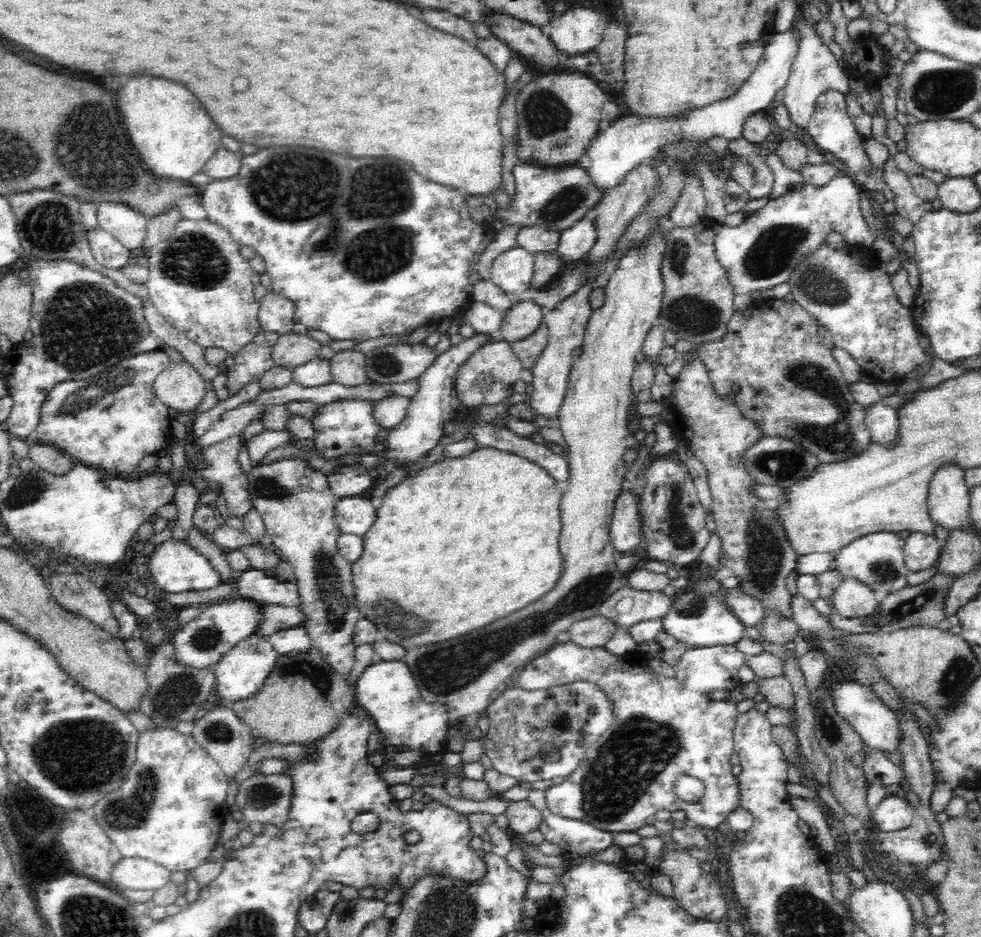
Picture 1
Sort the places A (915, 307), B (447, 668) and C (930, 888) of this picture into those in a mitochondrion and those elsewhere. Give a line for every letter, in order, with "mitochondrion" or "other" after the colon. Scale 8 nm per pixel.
A: other
B: mitochondrion
C: other

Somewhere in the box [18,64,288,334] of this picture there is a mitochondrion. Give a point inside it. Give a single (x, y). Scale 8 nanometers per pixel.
(91, 153)

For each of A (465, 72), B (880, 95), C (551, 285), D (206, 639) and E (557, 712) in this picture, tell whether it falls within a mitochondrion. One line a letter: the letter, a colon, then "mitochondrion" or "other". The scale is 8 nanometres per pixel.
A: other
B: other
C: mitochondrion
D: mitochondrion
E: other

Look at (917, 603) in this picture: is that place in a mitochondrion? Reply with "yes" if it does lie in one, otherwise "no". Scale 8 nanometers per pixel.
yes

